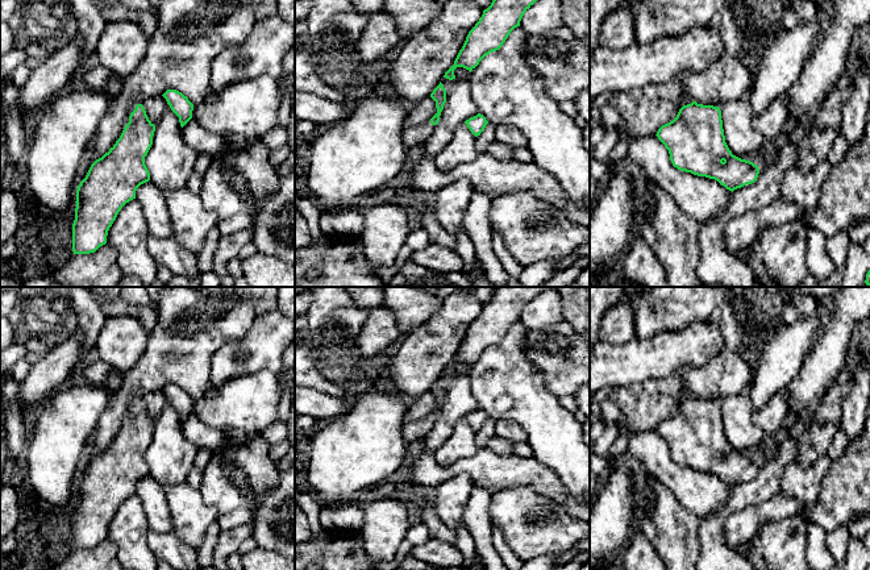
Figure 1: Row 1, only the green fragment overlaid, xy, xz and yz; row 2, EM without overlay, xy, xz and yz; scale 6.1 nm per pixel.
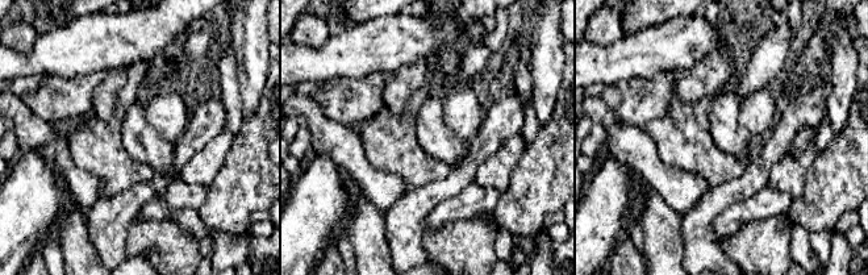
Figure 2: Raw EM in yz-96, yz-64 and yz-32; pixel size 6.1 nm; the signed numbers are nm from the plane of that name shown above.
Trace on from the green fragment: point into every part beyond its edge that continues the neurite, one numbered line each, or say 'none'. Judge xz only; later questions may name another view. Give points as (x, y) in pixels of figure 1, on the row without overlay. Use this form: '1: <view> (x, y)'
1: xz (413, 431)

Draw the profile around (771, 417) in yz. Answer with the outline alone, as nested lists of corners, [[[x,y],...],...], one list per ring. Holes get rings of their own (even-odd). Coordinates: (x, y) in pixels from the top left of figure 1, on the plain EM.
[[[779,391],[753,415],[753,424],[765,434],[774,436],[787,424],[788,403],[786,391]]]

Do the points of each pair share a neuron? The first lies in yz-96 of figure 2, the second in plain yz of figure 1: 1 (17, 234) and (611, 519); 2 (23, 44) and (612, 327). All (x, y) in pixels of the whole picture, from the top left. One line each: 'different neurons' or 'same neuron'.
1: same neuron
2: same neuron

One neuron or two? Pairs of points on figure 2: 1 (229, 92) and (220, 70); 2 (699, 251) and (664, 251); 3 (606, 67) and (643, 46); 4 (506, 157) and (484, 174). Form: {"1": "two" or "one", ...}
{"1": "one", "2": "two", "3": "one", "4": "one"}

